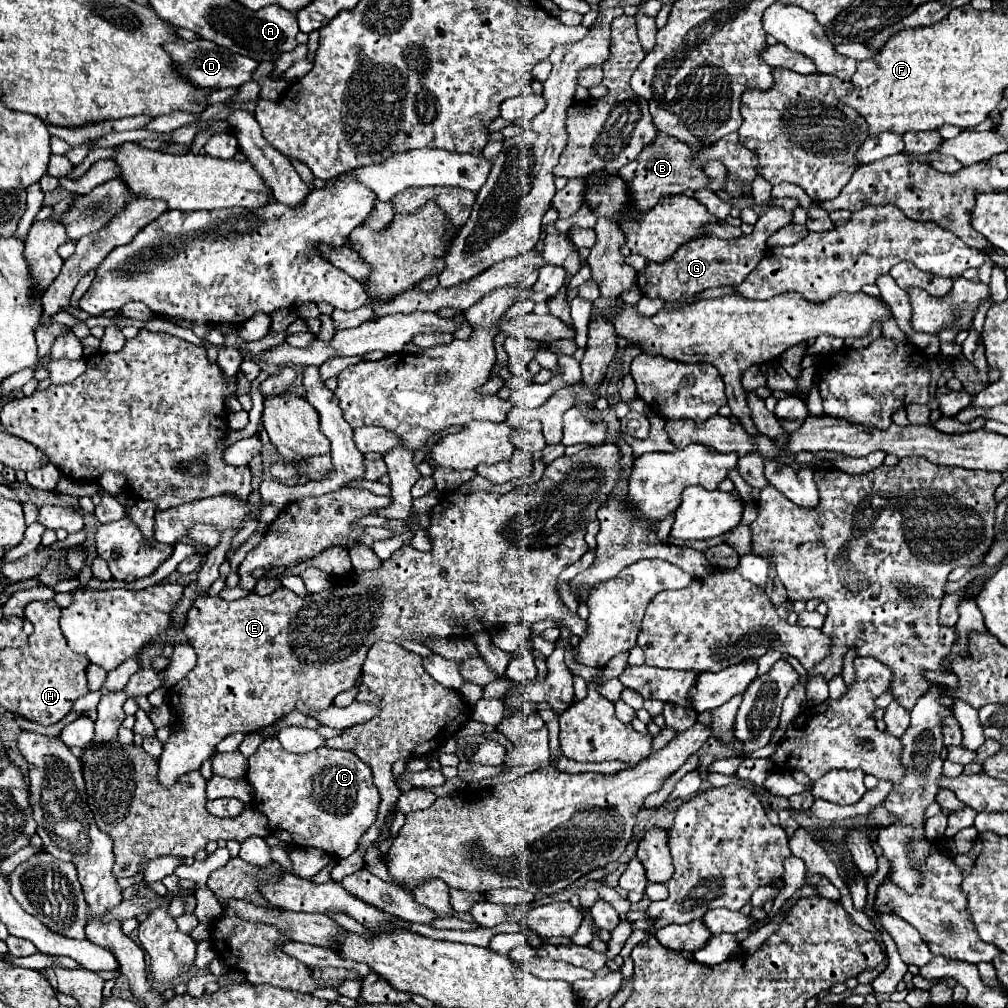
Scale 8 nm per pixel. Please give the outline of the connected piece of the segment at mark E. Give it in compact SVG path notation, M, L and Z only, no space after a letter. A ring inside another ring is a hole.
M575 454L575 456L563 456L559 460L555 460L553 464L549 464L545 468L545 476L541 478L541 482L533 484L533 486L517 486L507 494L497 494L497 492L471 492L471 494L461 494L459 490L453 492L445 492L441 496L441 502L431 510L431 522L429 522L429 542L431 542L431 550L429 552L419 552L411 546L405 546L397 552L391 554L389 560L381 562L381 566L377 570L367 570L367 572L349 572L341 578L337 578L337 582L333 584L331 590L323 590L319 594L307 594L307 596L297 596L287 588L277 588L273 594L269 596L259 596L255 592L251 592L245 598L233 600L233 602L225 602L221 598L213 598L213 596L201 596L195 600L193 608L187 614L187 624L185 624L185 636L189 638L189 644L195 648L197 652L197 666L179 682L169 690L169 704L175 708L177 716L179 716L179 724L171 728L171 736L169 740L163 744L163 754L159 758L159 782L163 786L171 786L175 784L175 780L179 776L183 776L185 772L191 770L199 770L201 764L215 752L215 746L229 734L233 732L241 732L241 734L251 734L257 732L265 726L275 724L277 720L281 720L285 714L289 714L291 710L295 710L297 702L305 702L311 708L327 708L333 704L333 698L345 690L351 690L361 674L361 666L365 662L365 656L369 652L369 648L373 646L373 642L377 640L393 640L395 644L399 644L401 640L409 640L409 642L417 642L423 644L427 638L453 638L453 636L473 636L475 632L489 632L499 624L523 624L525 628L531 628L535 622L541 620L555 620L557 628L569 628L569 632L573 636L583 636L587 622L581 620L579 616L575 616L573 612L569 612L565 608L565 604L561 602L559 594L557 594L557 578L561 574L563 568L571 566L573 562L577 562L587 550L587 542L583 540L585 536L585 526L587 520L595 520L595 512L599 508L599 504L607 502L609 494L613 492L615 484L617 484L617 466L613 466L615 470L591 470L591 454Z

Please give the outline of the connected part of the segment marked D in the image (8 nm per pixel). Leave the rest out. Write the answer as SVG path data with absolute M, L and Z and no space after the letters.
M177 40L173 44L167 44L167 52L173 56L173 60L179 66L179 72L191 80L193 84L197 84L199 88L227 88L227 86L241 86L245 82L251 80L251 74L255 72L257 64L255 60L241 56L241 54L233 54L227 48L215 44L215 42L207 42L207 40L195 40L195 42L187 42L187 40Z

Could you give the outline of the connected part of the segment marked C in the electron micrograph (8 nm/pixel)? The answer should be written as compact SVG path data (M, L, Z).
M267 738L259 750L249 758L249 784L255 788L253 806L259 808L269 818L271 834L291 846L313 846L321 848L337 858L347 858L357 850L357 840L367 832L367 828L377 818L377 808L381 802L379 790L371 780L371 770L353 752L317 748L305 754L291 754L283 750L277 738Z

